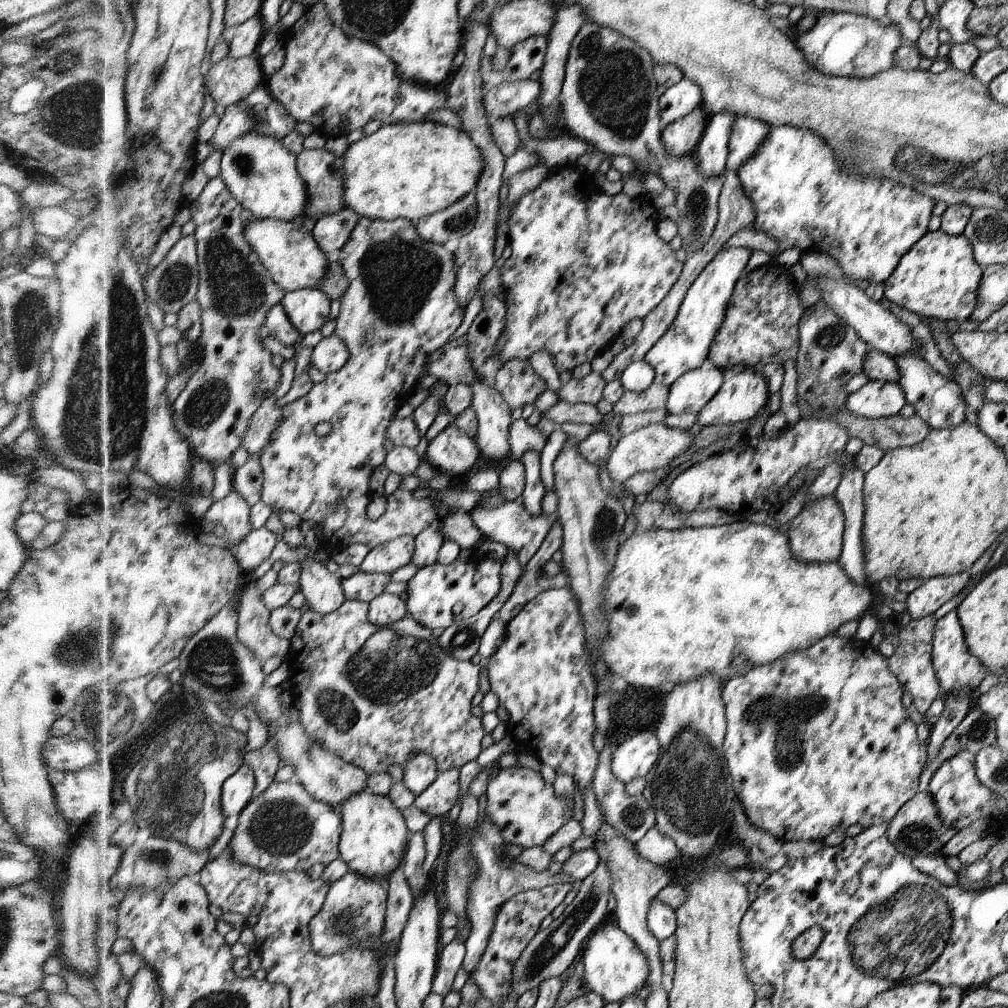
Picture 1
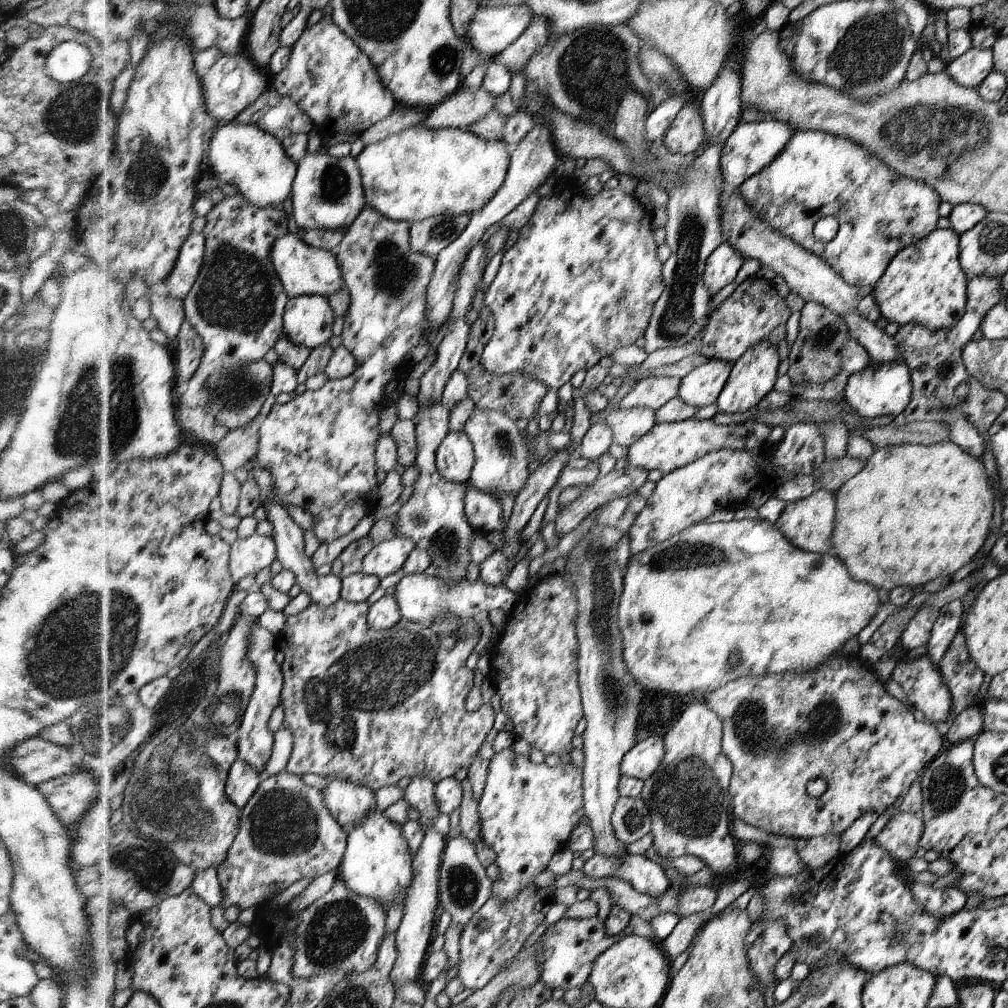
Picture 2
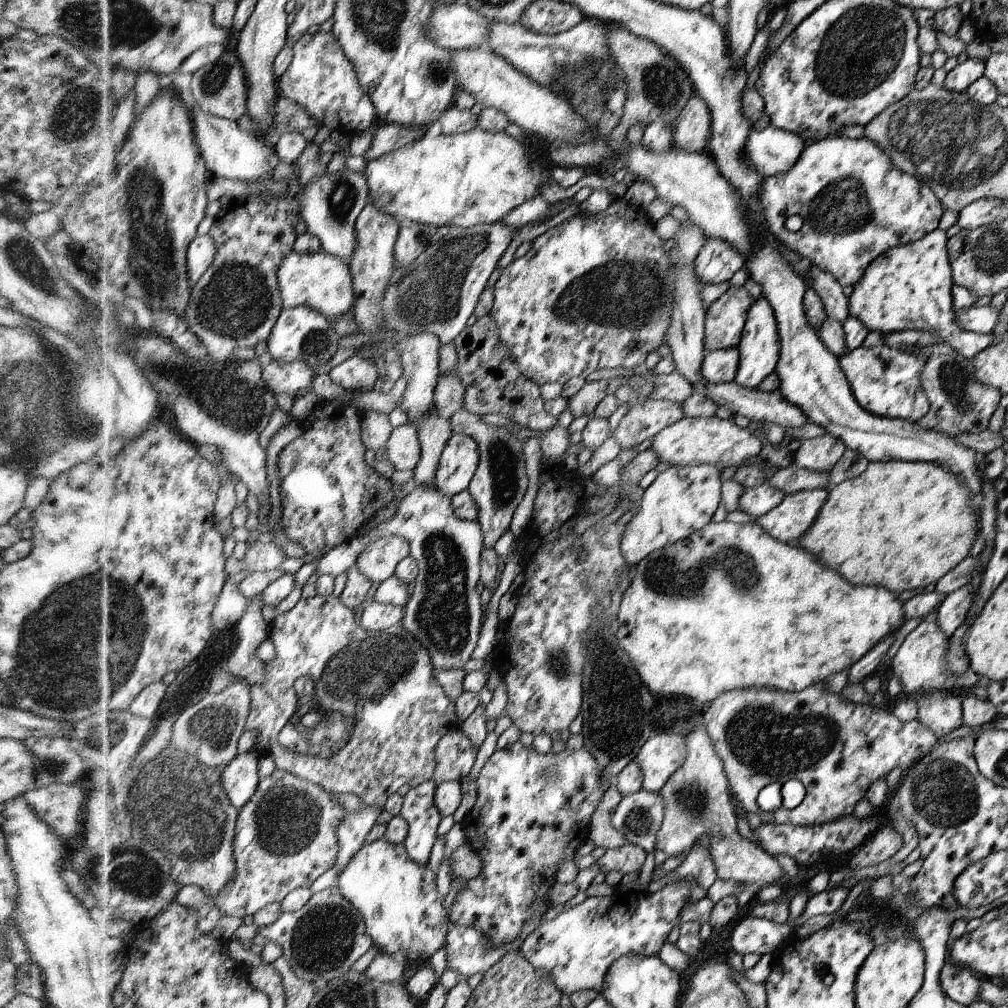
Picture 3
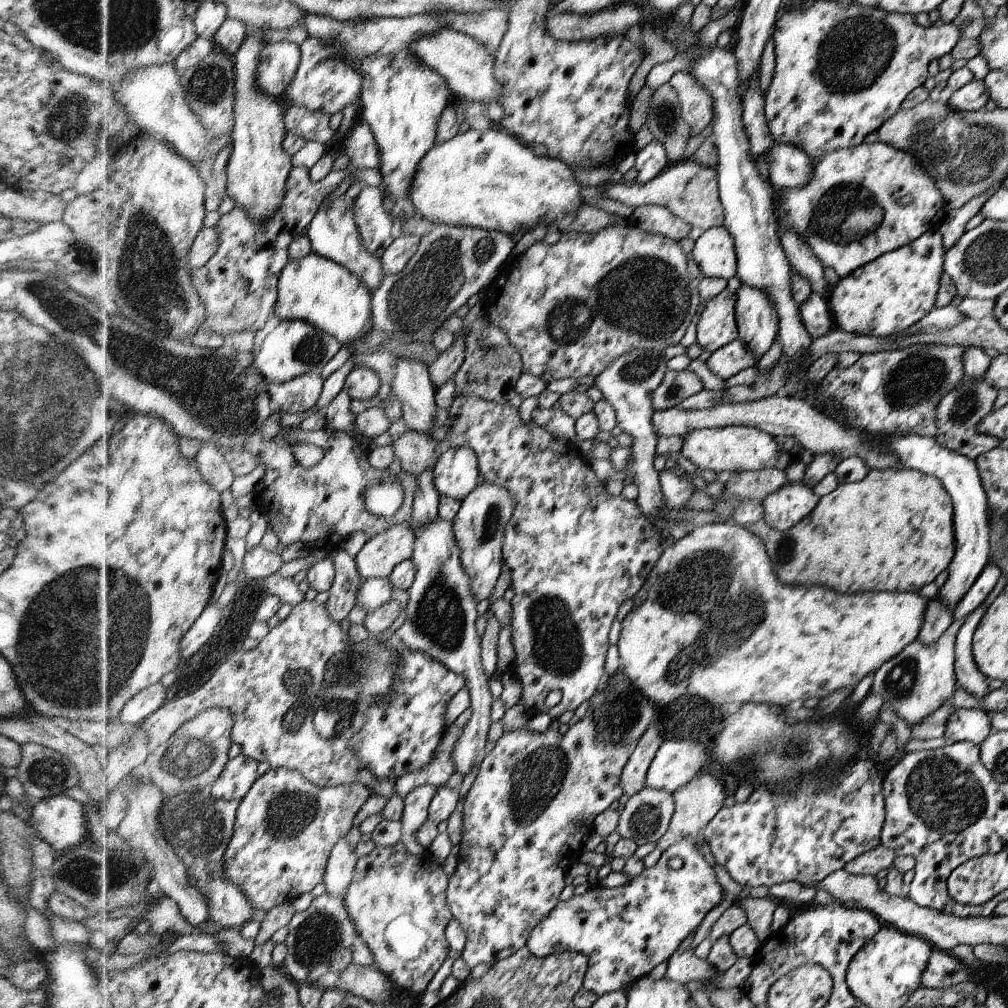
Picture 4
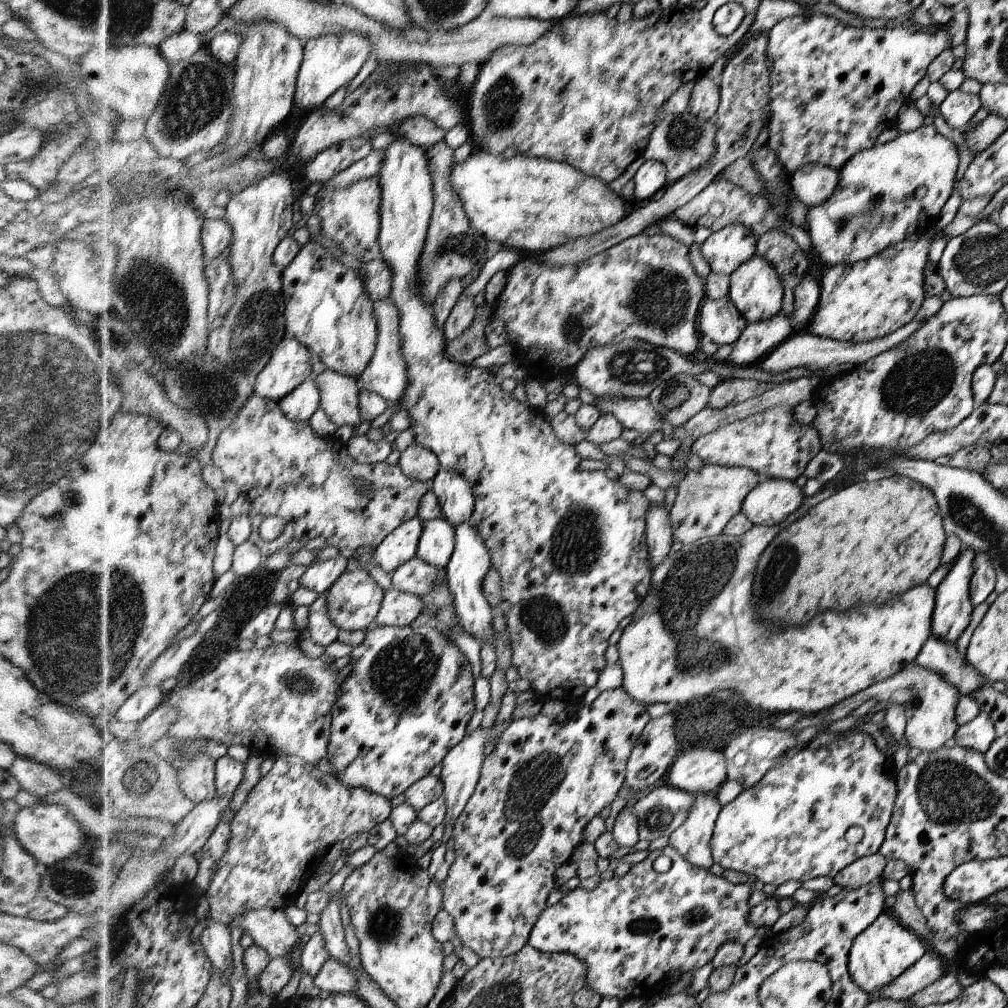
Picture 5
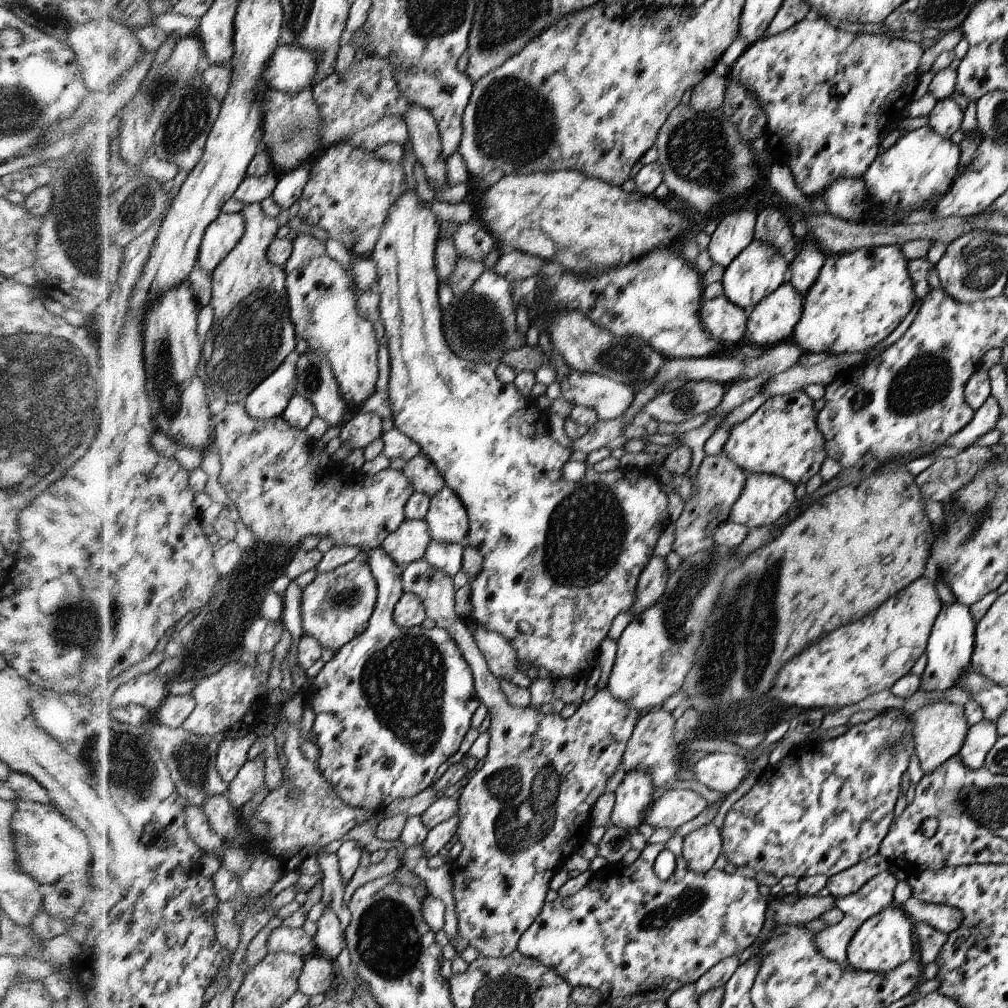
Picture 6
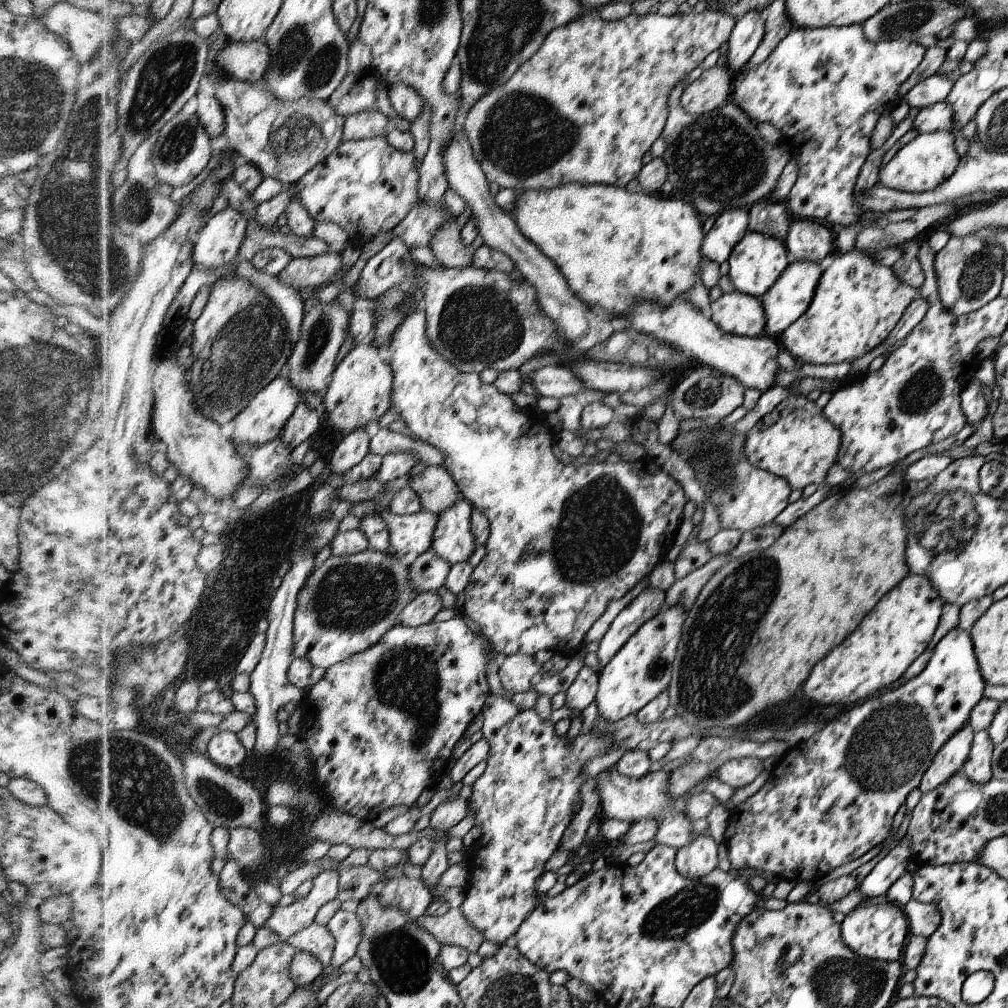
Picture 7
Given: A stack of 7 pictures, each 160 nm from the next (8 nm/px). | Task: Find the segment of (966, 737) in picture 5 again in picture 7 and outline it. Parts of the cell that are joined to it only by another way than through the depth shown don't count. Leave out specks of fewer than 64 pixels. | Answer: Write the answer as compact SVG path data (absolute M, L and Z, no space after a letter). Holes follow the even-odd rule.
M987 730L975 733L970 756L964 763L964 774L974 783L986 784L994 778L991 758L994 756L995 744Z

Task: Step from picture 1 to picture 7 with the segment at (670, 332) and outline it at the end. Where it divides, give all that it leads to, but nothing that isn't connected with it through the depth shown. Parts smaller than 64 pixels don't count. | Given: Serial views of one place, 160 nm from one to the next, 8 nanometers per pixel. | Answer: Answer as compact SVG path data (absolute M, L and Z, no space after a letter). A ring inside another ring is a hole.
M741 207L740 210L728 210L722 214L714 222L707 238L704 238L704 257L719 265L729 261L735 247L749 232L748 222L750 212L746 207Z

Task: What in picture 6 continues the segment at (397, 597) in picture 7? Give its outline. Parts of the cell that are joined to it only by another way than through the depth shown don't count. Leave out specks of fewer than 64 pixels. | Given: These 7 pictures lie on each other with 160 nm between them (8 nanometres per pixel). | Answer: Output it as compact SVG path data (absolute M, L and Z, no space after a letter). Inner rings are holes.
M358 558L333 572L320 574L304 593L304 635L316 636L322 642L322 646L341 651L348 642L360 637L368 629L372 614L378 605L378 595L379 584L374 572L367 562L362 562Z

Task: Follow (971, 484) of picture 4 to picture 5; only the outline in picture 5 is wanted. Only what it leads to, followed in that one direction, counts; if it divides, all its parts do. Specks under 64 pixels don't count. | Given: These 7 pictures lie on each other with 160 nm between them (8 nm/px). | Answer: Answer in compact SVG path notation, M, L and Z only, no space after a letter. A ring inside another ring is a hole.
M962 547L954 566L950 568L946 578L935 590L935 595L938 597L935 599L934 621L932 624L934 638L940 638L944 642L956 643L963 637L966 626L970 624L971 614L974 609L974 604L971 602L971 582L972 577L975 576L975 562L976 550Z

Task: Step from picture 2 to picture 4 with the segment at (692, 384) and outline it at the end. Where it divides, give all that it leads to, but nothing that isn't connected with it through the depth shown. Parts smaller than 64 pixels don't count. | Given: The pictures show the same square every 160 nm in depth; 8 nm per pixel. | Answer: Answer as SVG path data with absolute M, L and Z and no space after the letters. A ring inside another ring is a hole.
M736 339L712 353L706 364L712 374L725 380L758 363L750 346Z

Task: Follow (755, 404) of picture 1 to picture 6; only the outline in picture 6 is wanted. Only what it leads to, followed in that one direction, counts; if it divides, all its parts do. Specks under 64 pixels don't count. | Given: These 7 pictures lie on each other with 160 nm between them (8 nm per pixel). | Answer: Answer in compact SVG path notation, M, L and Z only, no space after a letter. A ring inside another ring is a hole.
M754 240L751 245L725 269L724 277L721 280L724 295L726 295L732 303L735 303L736 306L742 307L750 316L750 312L752 312L765 297L775 293L775 291L784 284L784 274L786 274L786 270L789 268L789 264L783 255L784 254L776 250L772 244Z

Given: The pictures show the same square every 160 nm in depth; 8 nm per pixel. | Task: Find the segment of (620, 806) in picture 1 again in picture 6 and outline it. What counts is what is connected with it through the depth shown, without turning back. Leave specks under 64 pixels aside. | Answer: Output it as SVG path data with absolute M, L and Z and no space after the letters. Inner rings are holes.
M681 784L672 789L664 789L660 796L652 802L652 808L646 810L644 824L650 825L656 829L677 829L679 826L696 818L707 806L707 801L696 791L695 786L691 784Z

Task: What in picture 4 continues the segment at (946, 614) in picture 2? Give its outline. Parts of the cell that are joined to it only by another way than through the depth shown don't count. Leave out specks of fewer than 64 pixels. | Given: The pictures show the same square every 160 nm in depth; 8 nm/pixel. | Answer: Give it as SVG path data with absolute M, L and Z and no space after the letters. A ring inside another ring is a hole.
M988 565L983 573L980 574L979 579L972 586L971 590L962 600L959 606L956 606L953 611L953 620L960 620L964 616L971 614L978 606L981 606L989 596L990 592L994 590L994 586L1000 580L1001 571L997 565Z

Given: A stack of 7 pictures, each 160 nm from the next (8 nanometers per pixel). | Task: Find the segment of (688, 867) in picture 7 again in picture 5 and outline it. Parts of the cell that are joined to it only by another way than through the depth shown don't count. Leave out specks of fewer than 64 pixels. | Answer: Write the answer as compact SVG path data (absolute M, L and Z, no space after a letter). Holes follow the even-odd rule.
M712 792L695 795L686 821L670 834L669 845L694 866L710 869L714 863L711 839L719 814L720 804Z

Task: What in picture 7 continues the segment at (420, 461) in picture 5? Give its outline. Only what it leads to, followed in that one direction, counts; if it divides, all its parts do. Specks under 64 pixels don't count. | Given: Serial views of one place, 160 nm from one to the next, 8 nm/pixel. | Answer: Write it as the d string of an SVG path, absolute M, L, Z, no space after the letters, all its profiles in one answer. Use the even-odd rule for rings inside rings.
M426 466L412 477L410 488L418 494L422 507L438 516L462 499L454 478L442 466Z

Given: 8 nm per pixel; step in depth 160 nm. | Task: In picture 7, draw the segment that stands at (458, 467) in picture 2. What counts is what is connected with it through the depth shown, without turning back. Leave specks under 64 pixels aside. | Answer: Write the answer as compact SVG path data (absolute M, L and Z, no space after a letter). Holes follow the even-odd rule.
M461 499L440 512L431 549L450 564L468 561L477 550L478 544L471 528L472 508L468 500Z

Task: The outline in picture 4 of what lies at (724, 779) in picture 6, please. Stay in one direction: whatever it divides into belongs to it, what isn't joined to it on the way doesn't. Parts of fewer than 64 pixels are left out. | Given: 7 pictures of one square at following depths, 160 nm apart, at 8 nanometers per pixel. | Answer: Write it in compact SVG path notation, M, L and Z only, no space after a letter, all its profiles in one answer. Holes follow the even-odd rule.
M665 740L647 771L645 787L674 793L687 786L710 762L711 753L698 742Z

